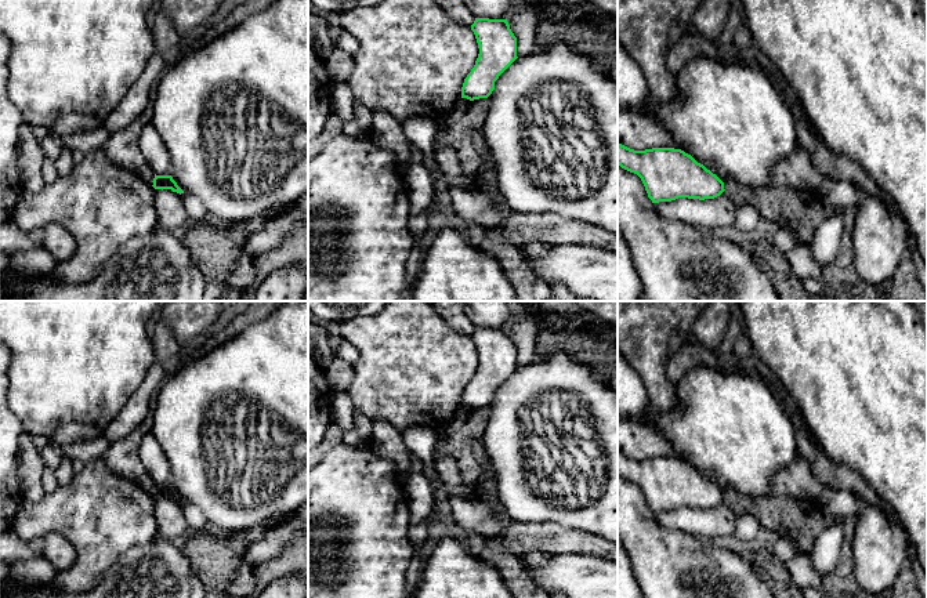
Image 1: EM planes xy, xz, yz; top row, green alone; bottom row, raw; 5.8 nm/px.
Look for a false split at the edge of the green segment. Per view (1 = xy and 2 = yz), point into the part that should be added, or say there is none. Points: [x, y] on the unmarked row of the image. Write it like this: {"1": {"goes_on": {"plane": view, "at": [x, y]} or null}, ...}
{"1": {"goes_on": null}, "2": {"goes_on": null}}

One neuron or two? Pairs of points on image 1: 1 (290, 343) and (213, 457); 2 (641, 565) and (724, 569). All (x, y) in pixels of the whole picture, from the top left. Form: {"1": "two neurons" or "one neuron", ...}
{"1": "one neuron", "2": "one neuron"}

